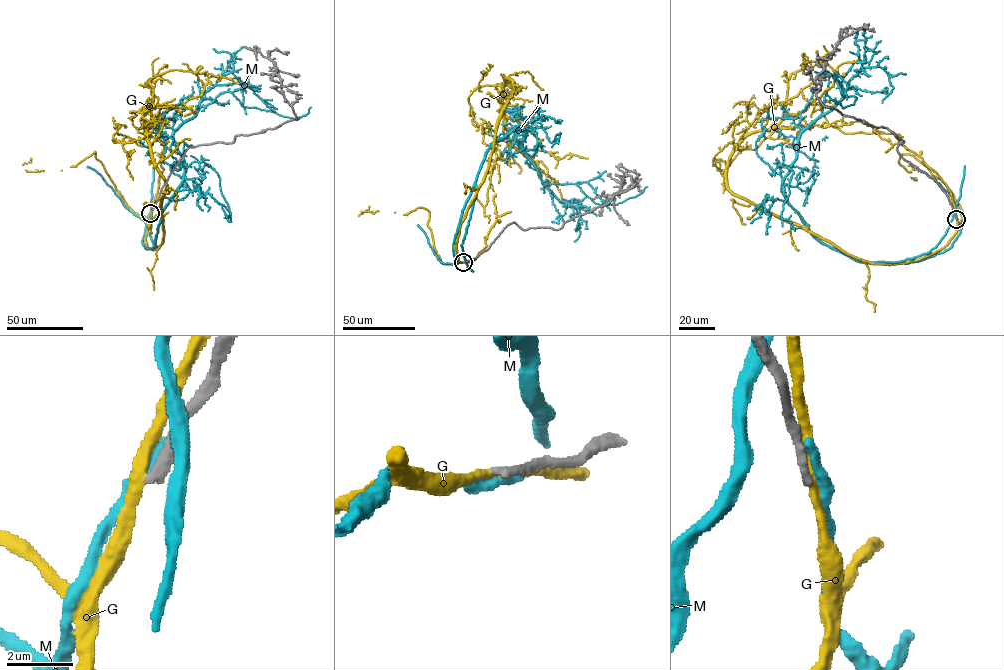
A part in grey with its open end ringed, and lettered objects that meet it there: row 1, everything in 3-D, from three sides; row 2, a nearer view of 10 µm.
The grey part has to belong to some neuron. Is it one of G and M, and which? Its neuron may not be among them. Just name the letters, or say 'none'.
none

